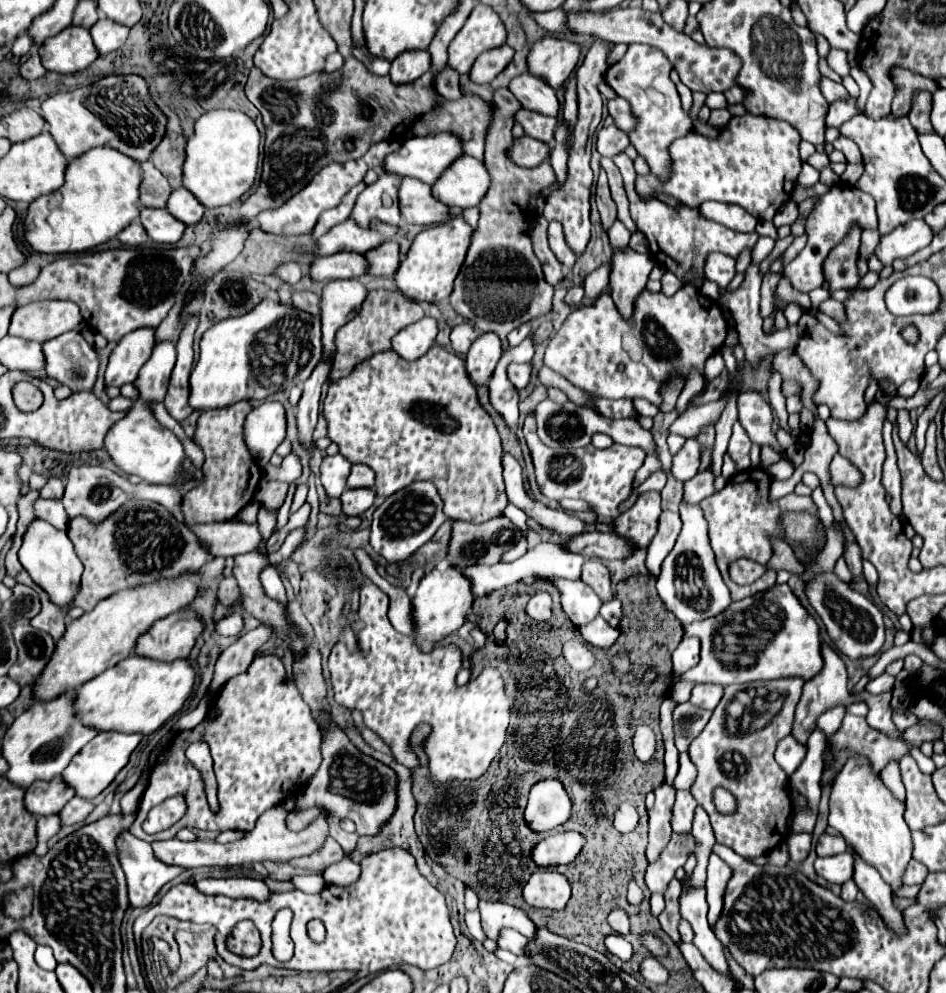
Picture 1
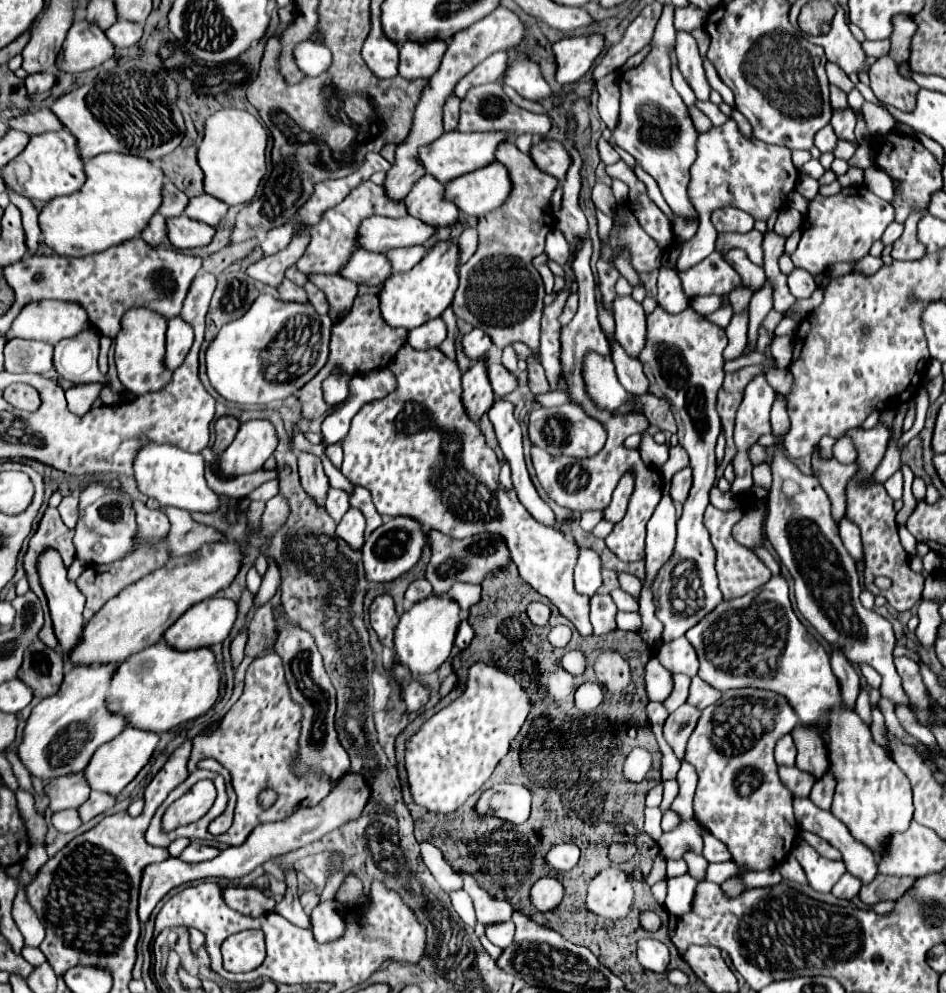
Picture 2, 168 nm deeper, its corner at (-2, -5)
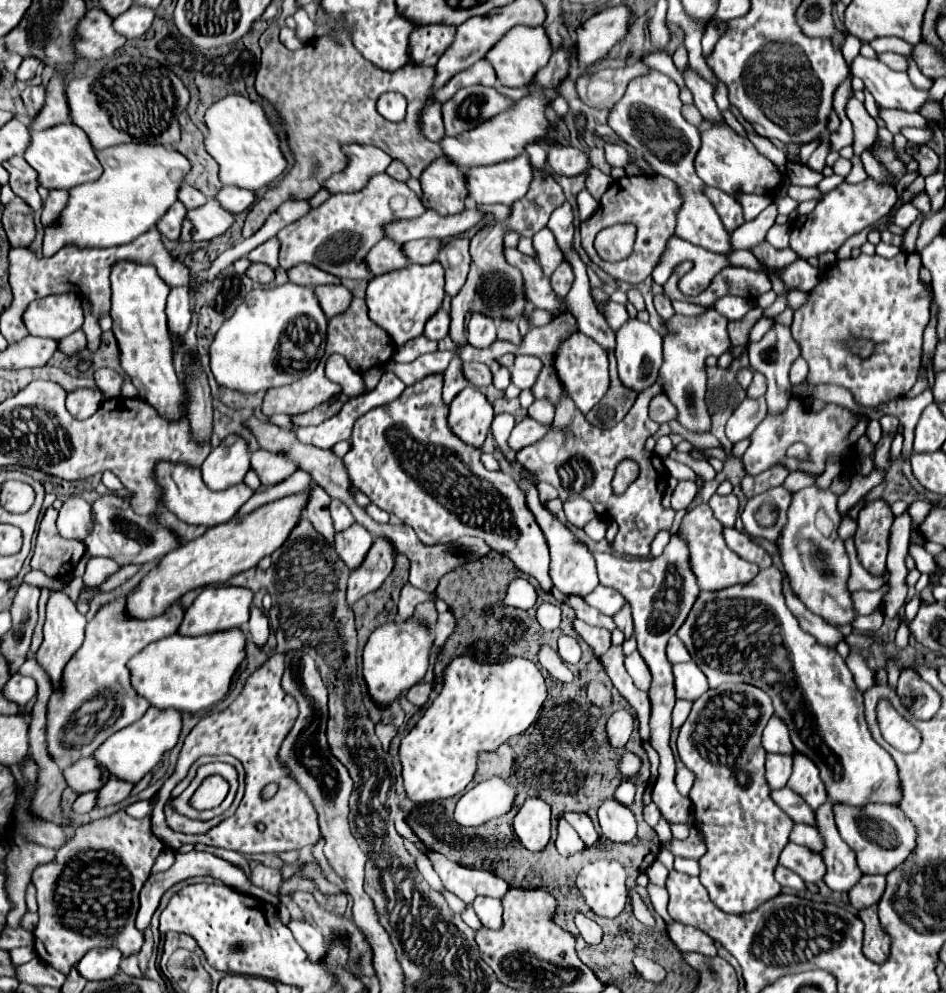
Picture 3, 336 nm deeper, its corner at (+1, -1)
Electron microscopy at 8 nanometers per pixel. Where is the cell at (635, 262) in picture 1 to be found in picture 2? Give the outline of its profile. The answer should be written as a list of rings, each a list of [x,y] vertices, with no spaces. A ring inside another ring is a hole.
[[[617,295],[613,301],[613,313],[615,313],[615,337],[625,347],[625,351],[631,357],[639,357],[643,345],[645,345],[645,311],[639,301],[635,301],[631,295],[621,297]]]

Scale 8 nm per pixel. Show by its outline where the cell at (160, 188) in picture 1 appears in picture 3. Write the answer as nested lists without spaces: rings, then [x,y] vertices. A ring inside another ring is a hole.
[[[182,185],[182,189],[180,189],[180,197],[178,197],[188,209],[196,209],[196,207],[200,207],[200,205],[204,205],[206,201],[208,201],[208,197],[200,191],[200,189],[196,189],[196,187],[192,187],[192,185]]]

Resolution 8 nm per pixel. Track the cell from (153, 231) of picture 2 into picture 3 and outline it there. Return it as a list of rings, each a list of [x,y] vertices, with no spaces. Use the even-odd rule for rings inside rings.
[[[176,201],[172,205],[172,209],[164,215],[164,219],[160,219],[160,223],[156,225],[158,231],[168,239],[178,239],[180,237],[180,225],[184,221],[184,213],[188,213],[188,209],[184,207],[184,203]]]

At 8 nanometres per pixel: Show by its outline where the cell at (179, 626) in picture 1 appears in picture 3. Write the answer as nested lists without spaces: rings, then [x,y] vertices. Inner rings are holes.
[[[222,585],[222,587],[206,587],[194,603],[186,609],[184,621],[178,629],[180,635],[206,635],[214,631],[226,631],[232,627],[242,627],[250,619],[250,609],[252,609],[252,599],[254,593],[246,587],[234,587],[234,585]]]

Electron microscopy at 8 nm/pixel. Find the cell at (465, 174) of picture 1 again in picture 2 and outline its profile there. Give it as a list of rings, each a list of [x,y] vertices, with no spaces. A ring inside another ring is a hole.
[[[497,161],[483,169],[465,173],[463,177],[455,177],[455,181],[449,181],[445,189],[447,201],[455,203],[463,213],[477,217],[503,205],[509,193],[509,173]]]

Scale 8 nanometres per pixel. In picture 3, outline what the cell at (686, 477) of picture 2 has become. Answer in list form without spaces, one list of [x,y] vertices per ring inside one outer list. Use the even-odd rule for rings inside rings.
[[[680,481],[672,493],[672,509],[674,511],[680,511],[680,509],[686,511],[694,501],[696,491],[698,491],[698,487],[692,481]]]

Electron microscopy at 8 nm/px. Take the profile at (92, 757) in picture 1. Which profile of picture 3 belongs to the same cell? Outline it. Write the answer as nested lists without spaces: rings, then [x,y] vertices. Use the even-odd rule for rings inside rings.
[[[148,709],[140,721],[132,723],[128,729],[112,735],[100,749],[96,749],[94,757],[102,767],[106,767],[112,777],[120,777],[124,781],[138,783],[148,771],[152,771],[164,757],[166,751],[174,749],[178,743],[178,735],[182,729],[182,713],[176,709]]]

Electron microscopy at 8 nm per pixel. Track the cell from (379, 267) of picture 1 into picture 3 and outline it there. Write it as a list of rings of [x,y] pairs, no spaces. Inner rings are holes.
[[[424,239],[424,241],[410,241],[402,249],[410,257],[412,263],[428,265],[428,263],[436,261],[436,255],[438,255],[440,247],[442,247],[442,243],[438,239],[430,239],[430,241]]]

